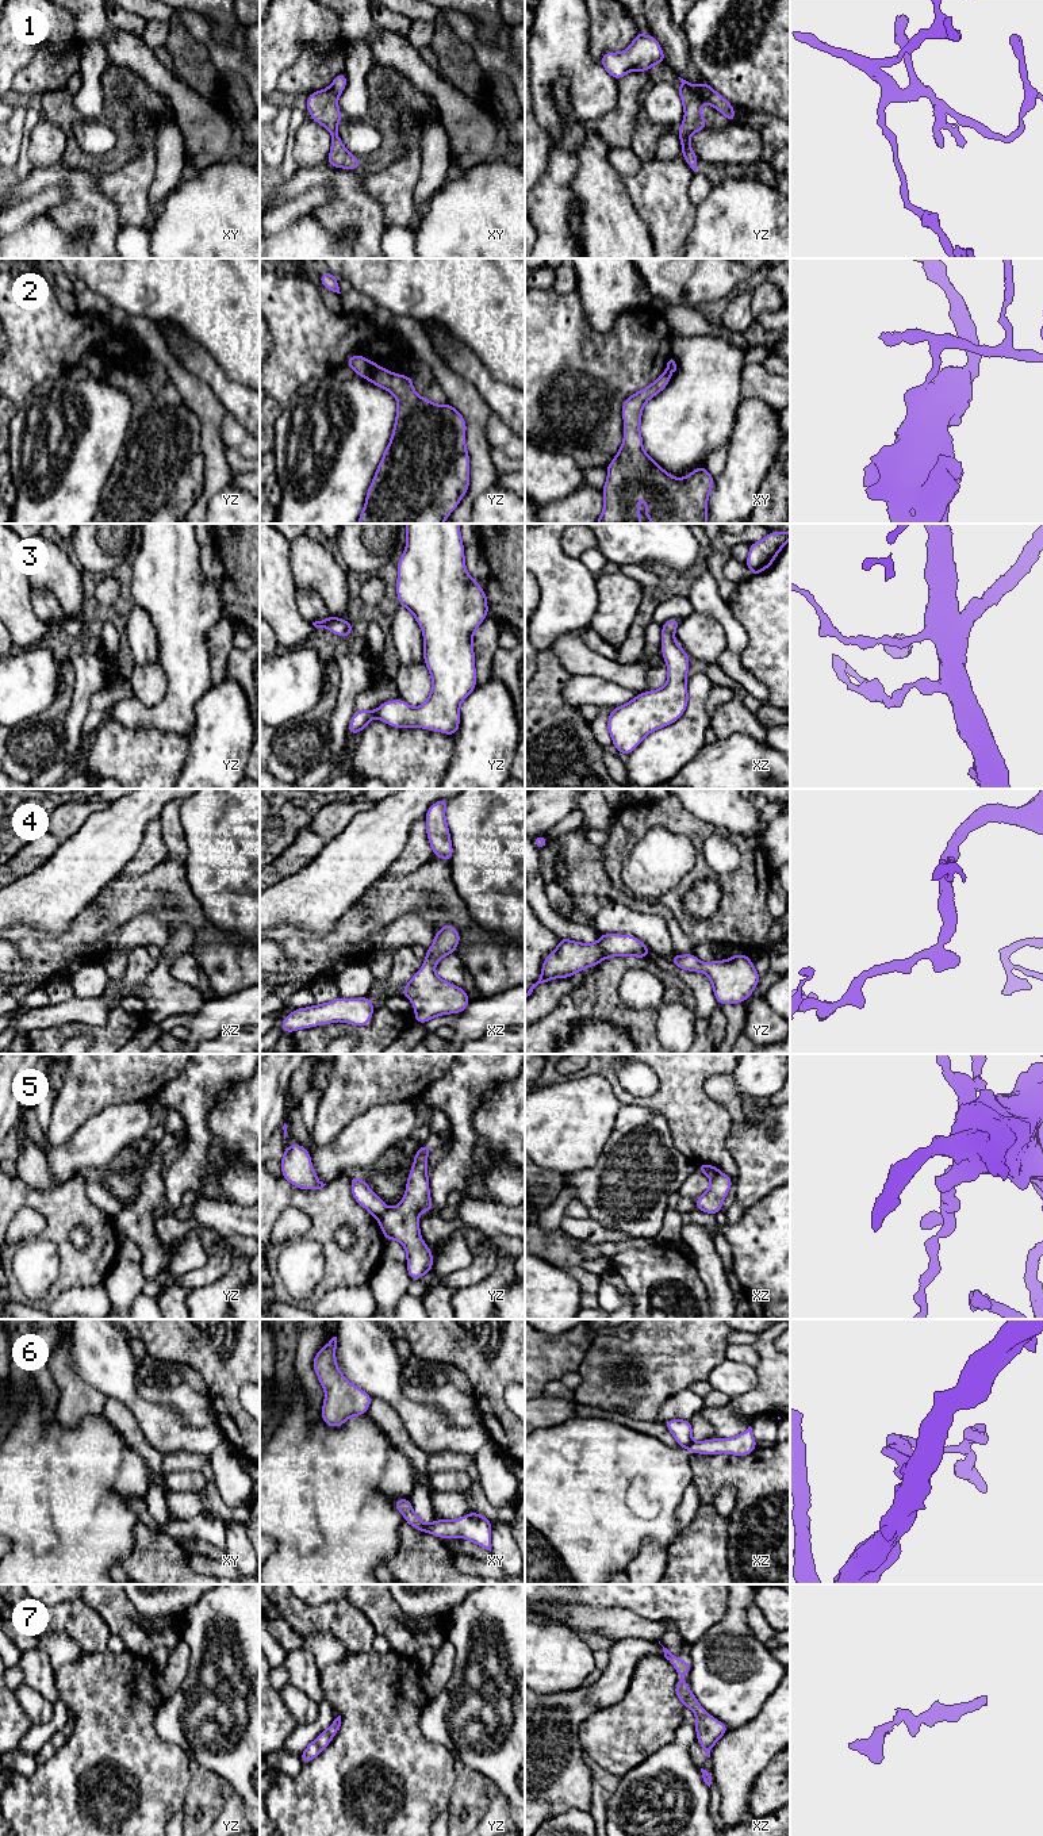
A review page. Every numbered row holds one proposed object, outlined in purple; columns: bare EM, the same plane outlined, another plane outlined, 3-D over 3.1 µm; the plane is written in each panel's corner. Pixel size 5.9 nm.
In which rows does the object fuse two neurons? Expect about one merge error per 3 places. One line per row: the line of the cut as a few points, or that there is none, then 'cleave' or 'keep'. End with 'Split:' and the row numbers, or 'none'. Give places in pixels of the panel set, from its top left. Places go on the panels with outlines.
1: cut in yz along (682, 84), (702, 100); cleave
2: cut in yz along (380, 368), (368, 378); cleave
3: no cut; keep
4: no cut; keep
5: cut in yz along (386, 1207), (378, 1219); cleave
6: cut in xy along (425, 1525), (428, 1532); cleave
7: no cut; keep
Split: 1, 2, 5, 6

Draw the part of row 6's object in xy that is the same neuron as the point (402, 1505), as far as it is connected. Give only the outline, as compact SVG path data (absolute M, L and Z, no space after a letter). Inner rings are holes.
M399 1498L394 1502L394 1507L400 1511L404 1517L406 1523L417 1529L418 1532L426 1532L426 1525L421 1521L421 1518L414 1513L411 1500Z

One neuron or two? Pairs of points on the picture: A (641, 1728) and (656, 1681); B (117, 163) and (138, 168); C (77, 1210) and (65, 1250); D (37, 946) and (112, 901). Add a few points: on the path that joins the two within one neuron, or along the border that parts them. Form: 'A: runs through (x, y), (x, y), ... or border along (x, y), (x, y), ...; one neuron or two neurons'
A: runs through (648, 1716), (651, 1713), (651, 1693); one neuron
B: border along (135, 134), (138, 152), (129, 161), (110, 172); two neurons
C: runs through (68, 1219), (64, 1223), (64, 1241); one neuron
D: runs through (56, 946), (68, 946), (94, 920); one neuron

